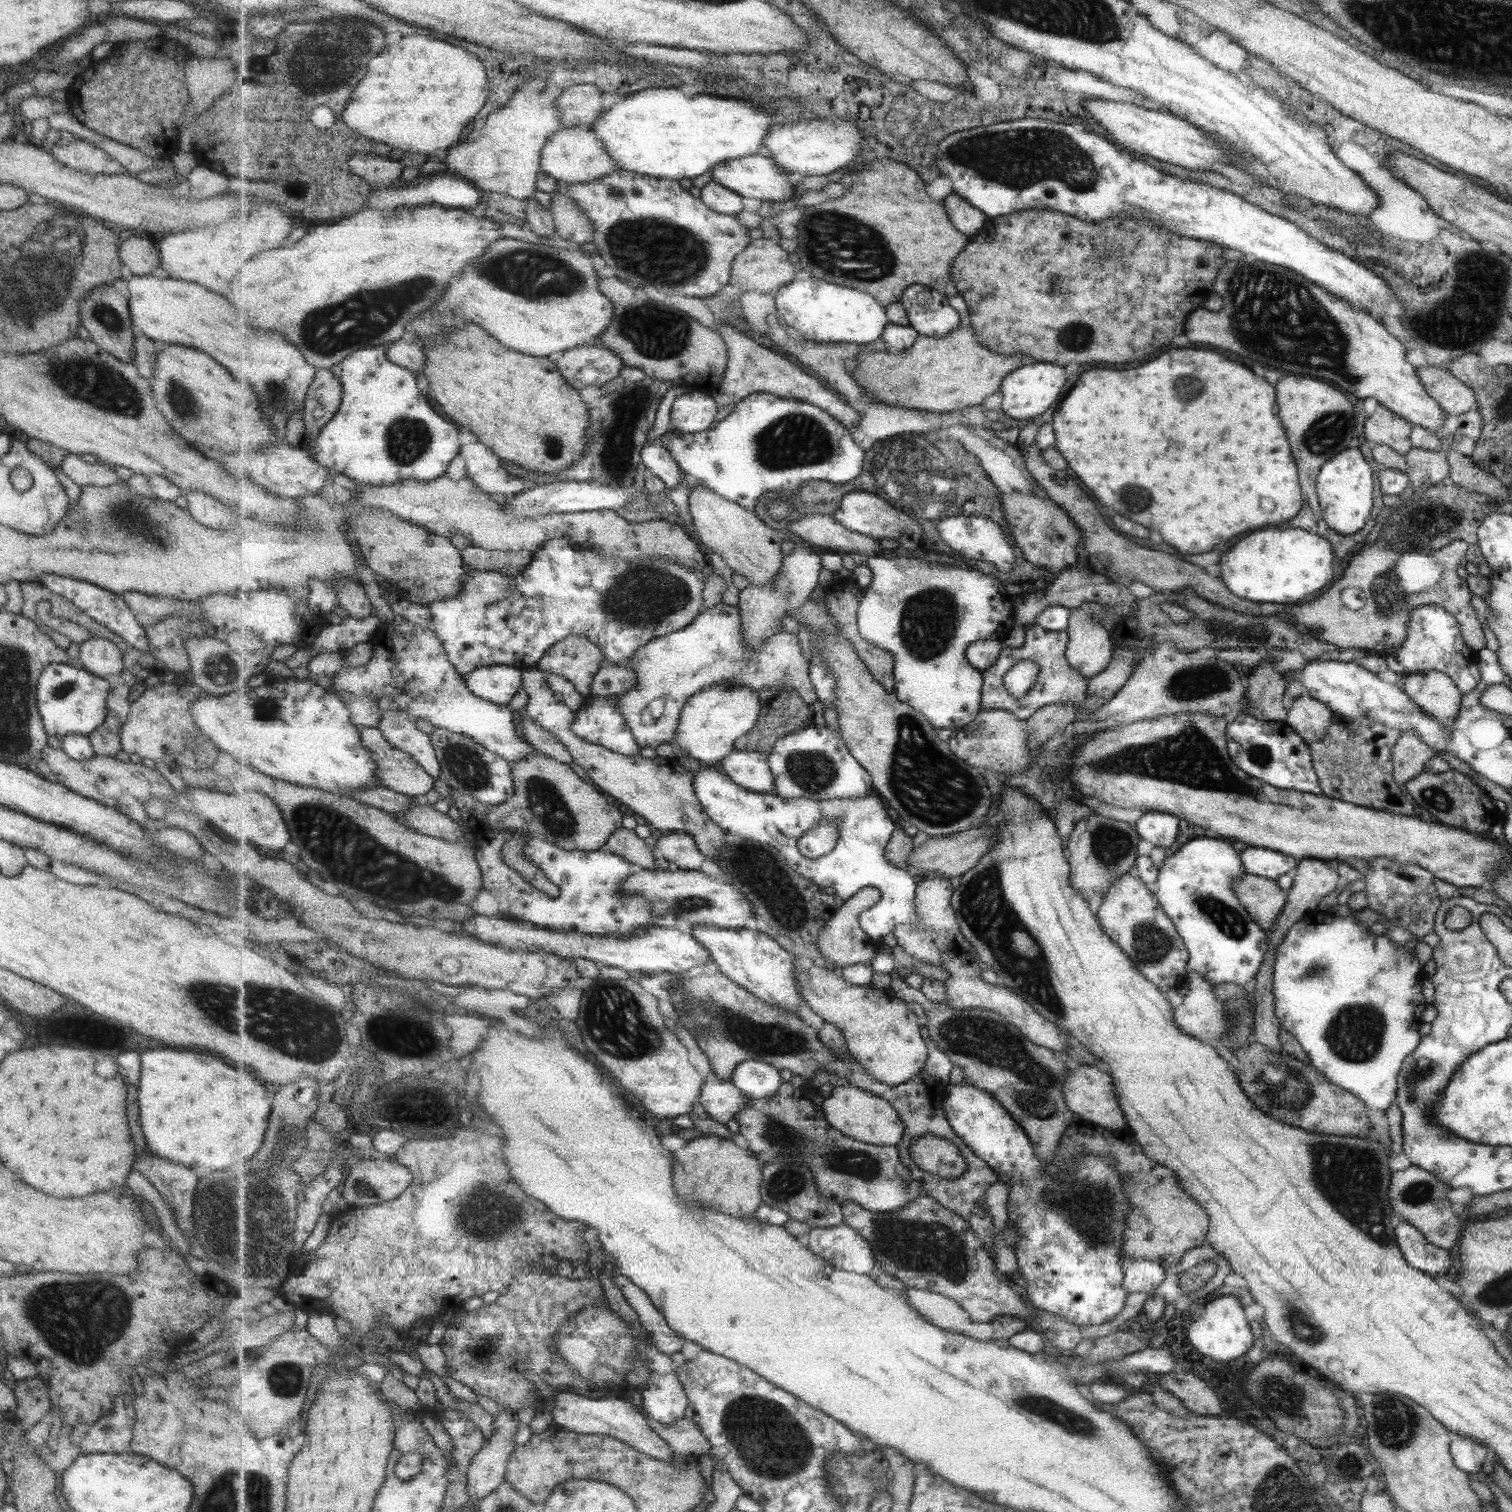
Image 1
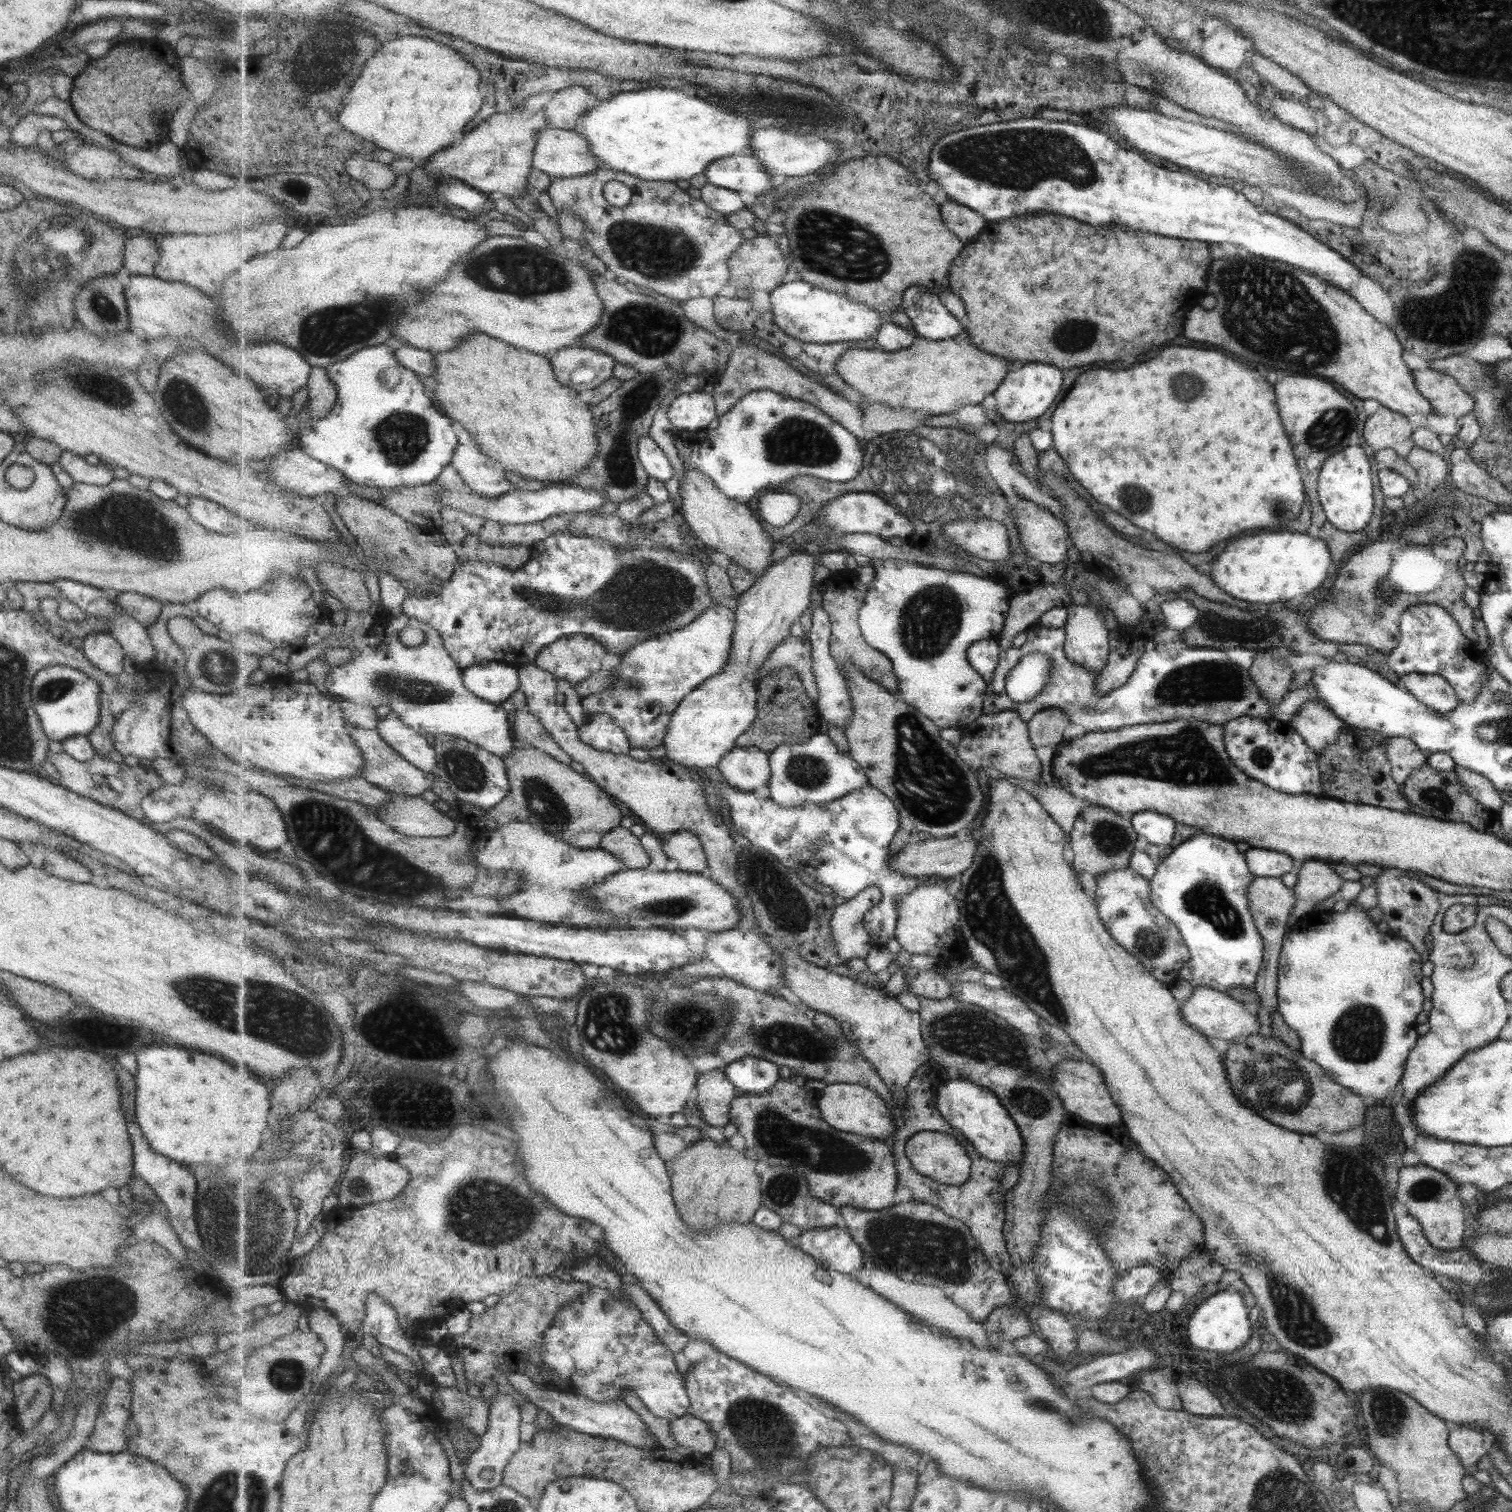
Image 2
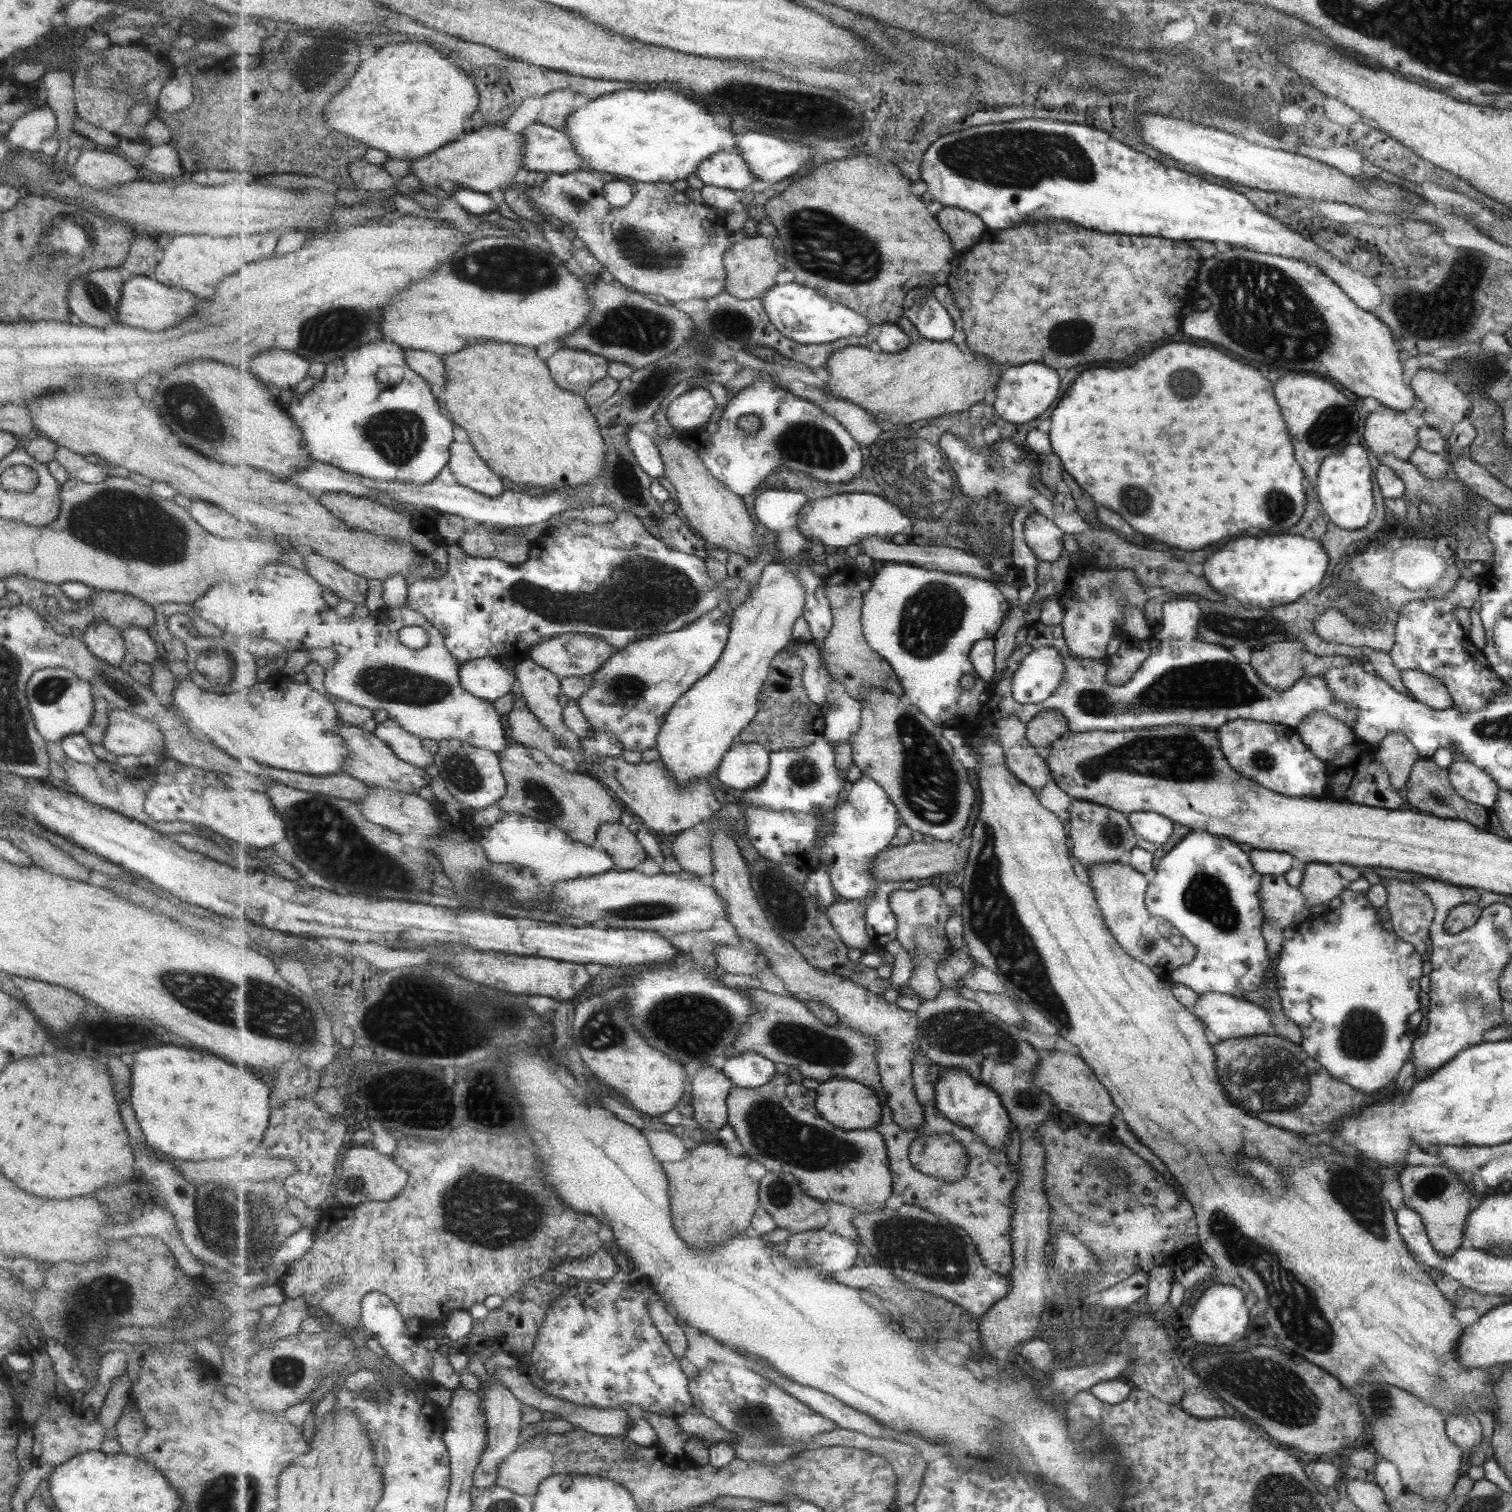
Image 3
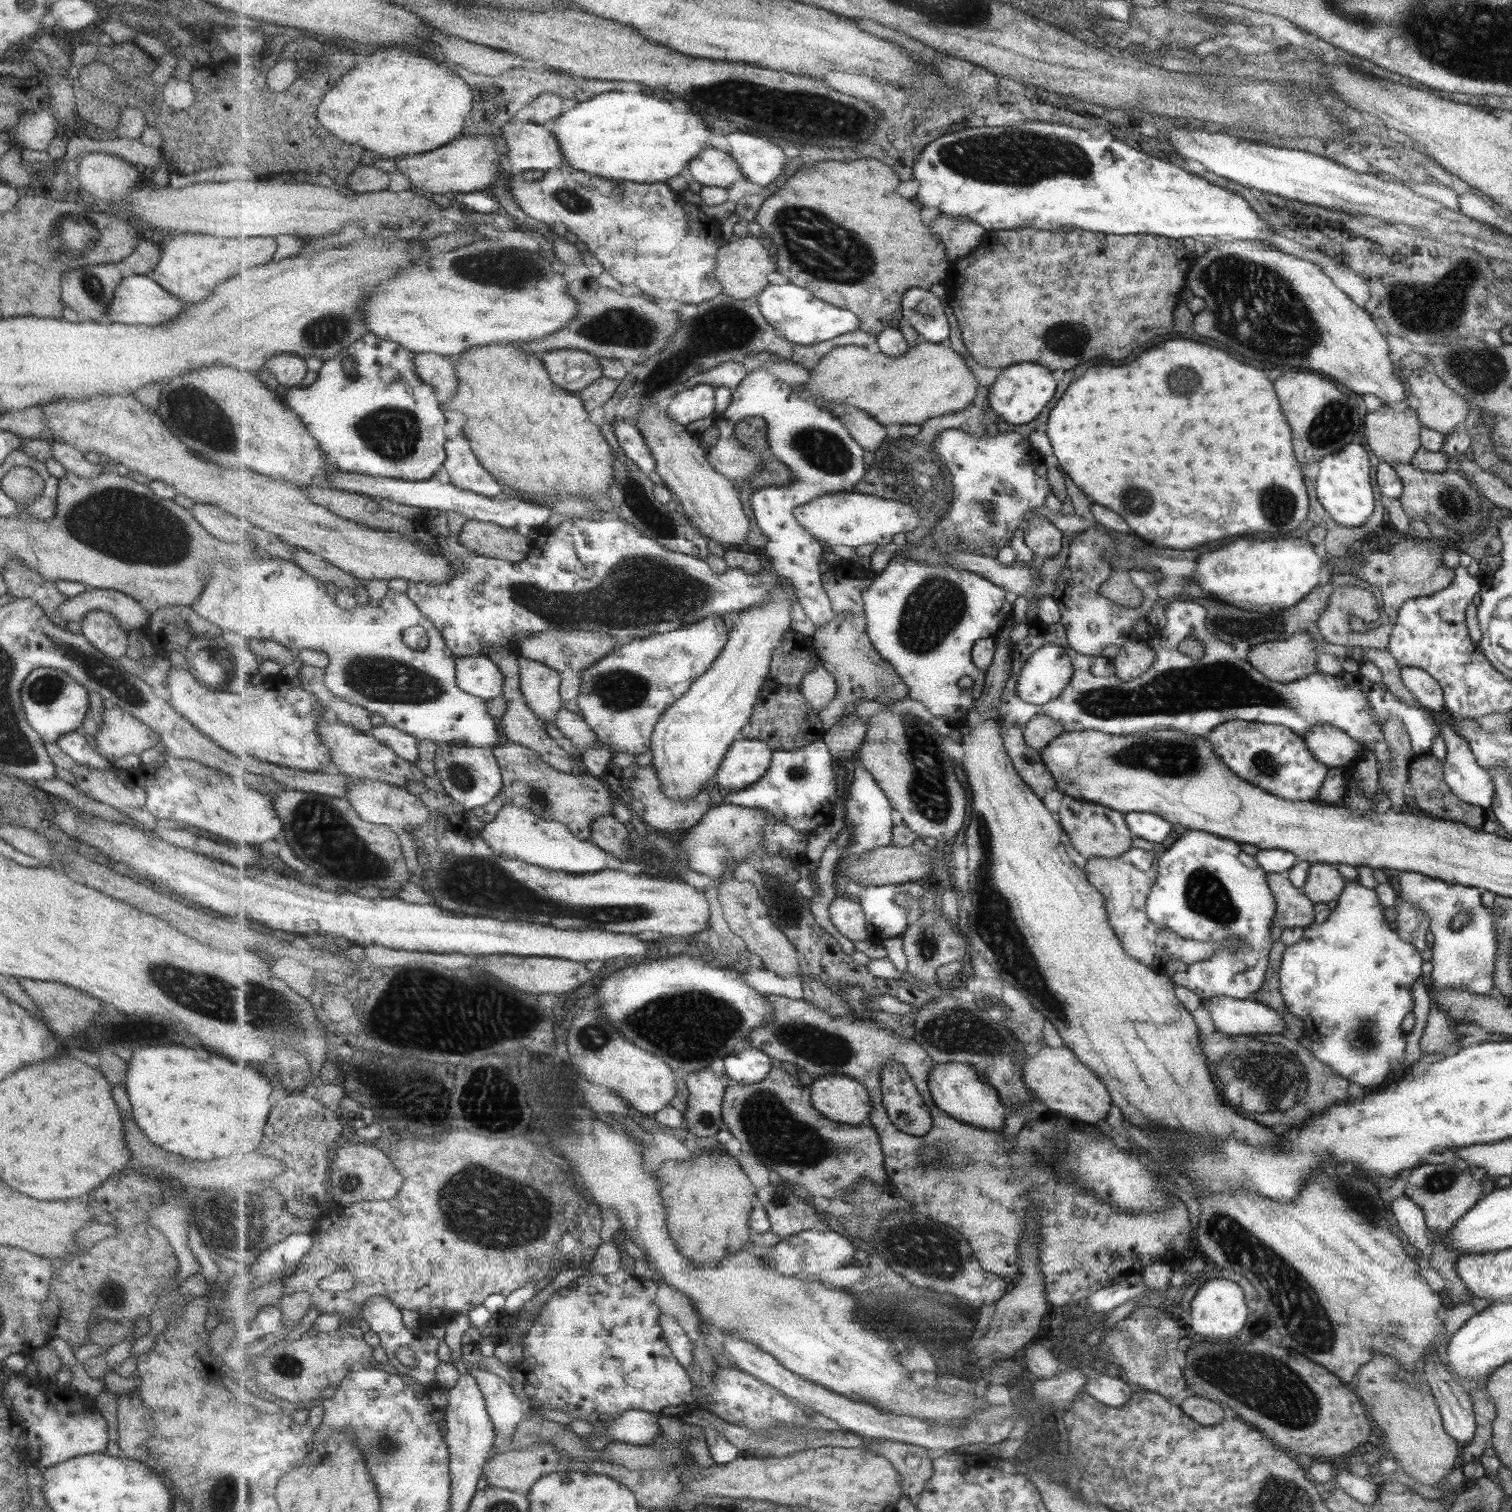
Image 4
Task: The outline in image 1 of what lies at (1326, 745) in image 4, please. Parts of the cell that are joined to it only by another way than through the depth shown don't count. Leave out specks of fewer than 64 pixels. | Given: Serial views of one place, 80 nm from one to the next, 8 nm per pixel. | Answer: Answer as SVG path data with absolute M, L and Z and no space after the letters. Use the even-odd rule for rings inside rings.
M1303 693L1295 697L1291 707L1286 710L1286 718L1283 721L1300 735L1301 740L1304 740L1307 744L1311 744L1316 740L1322 740L1326 732L1328 732L1328 728L1331 726L1334 717L1335 715L1328 705Z

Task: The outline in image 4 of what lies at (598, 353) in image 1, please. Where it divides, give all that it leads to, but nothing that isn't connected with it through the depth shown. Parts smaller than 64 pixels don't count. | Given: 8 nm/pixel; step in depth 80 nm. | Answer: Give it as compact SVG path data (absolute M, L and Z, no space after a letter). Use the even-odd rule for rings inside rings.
M577 349L548 351L542 357L552 380L561 389L578 394L604 376L598 357Z

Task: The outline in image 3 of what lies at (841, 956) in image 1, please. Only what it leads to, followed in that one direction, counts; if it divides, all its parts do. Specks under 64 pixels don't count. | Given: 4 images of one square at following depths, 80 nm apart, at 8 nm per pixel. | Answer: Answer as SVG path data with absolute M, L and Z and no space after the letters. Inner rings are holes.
M837 899L827 911L835 931L847 947L857 948L863 953L867 947L874 944L868 934L865 906L860 901Z

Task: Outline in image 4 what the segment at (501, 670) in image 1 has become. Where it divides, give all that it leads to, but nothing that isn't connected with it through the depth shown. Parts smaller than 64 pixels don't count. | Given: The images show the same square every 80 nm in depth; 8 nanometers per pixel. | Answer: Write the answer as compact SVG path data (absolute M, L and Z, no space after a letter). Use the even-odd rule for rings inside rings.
M487 655L458 656L456 677L465 692L483 700L495 699L502 694L504 673Z

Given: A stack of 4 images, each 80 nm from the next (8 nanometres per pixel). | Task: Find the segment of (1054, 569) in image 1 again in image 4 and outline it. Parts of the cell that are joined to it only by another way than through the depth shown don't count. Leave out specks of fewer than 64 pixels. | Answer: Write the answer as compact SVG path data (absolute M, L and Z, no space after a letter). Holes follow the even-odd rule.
M1031 516L1024 533L1026 546L1035 557L1053 558L1060 549L1062 532L1045 517Z

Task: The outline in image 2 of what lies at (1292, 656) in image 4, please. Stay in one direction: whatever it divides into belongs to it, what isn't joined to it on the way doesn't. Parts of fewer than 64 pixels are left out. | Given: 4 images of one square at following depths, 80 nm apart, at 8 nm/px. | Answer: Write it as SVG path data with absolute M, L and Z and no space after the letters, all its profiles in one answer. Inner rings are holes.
M1259 651L1254 656L1255 660L1251 662L1248 672L1260 695L1272 708L1291 689L1293 670L1283 658L1273 657L1269 651Z

